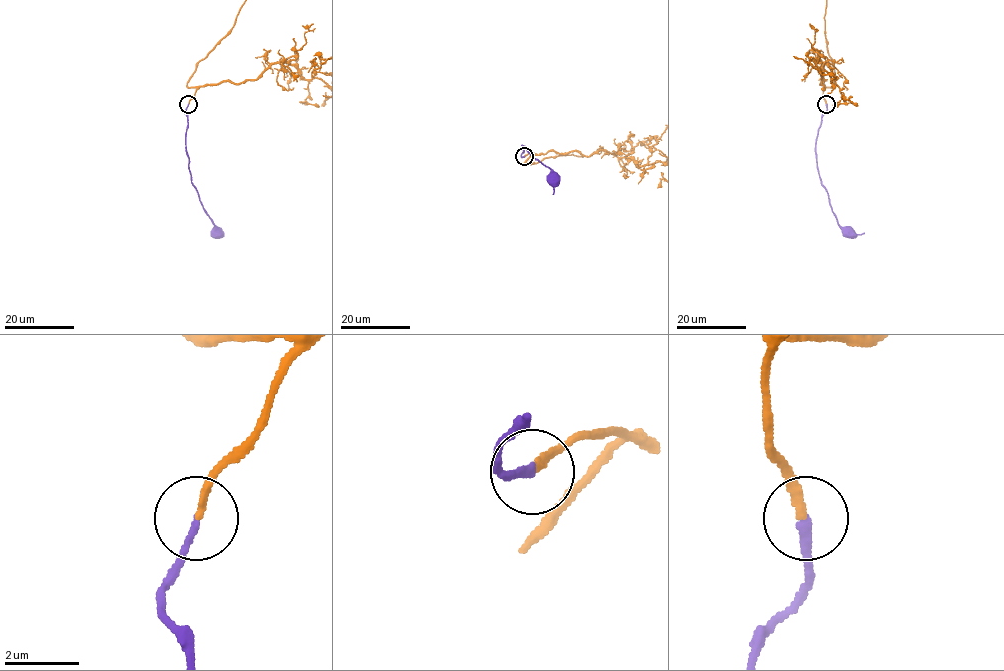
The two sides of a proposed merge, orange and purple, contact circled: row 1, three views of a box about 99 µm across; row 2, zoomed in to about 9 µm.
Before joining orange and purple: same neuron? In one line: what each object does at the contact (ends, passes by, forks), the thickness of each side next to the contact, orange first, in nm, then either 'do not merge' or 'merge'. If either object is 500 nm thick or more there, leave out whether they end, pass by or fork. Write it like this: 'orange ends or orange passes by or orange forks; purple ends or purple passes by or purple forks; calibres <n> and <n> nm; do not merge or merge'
orange ends; purple ends; calibres 200 and 190 nm; merge

